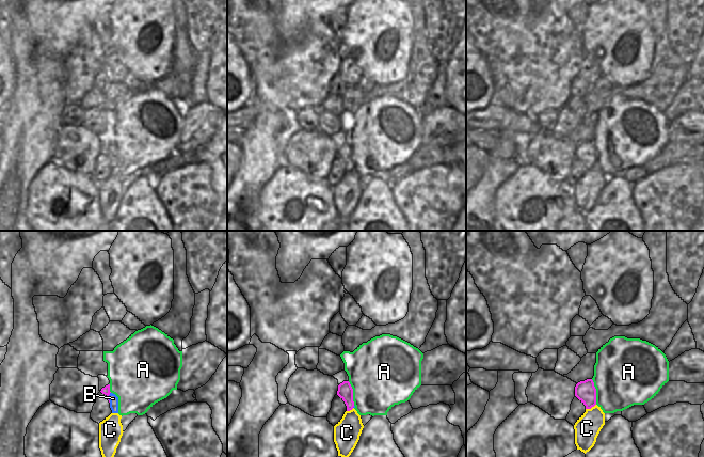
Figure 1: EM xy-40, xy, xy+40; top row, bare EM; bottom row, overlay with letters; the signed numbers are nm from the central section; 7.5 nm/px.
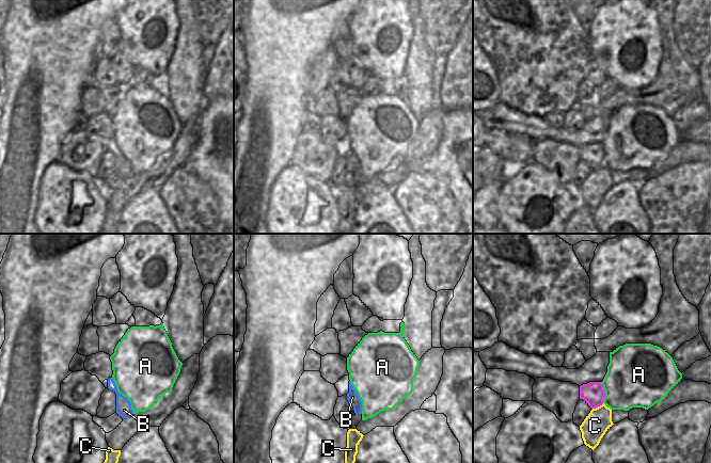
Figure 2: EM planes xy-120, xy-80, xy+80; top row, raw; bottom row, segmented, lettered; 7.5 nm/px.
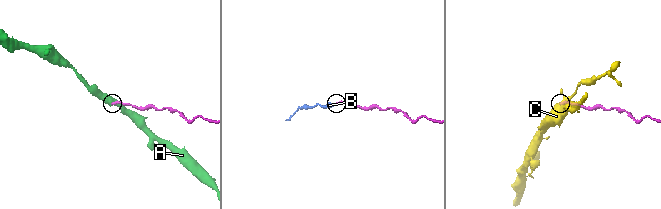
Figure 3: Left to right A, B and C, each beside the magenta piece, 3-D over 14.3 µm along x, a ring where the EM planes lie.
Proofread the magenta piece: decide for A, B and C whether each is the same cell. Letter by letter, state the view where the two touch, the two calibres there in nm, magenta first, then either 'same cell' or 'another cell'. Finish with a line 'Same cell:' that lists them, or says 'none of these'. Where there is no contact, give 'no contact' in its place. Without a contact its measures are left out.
A: contact in xy+40; calibres 160 and 460 nm; another cell
B: contact in xy-40; calibres 60 and 70 nm; same cell
C: contact in xy+40; calibres 160 and 190 nm; another cell
Same cell: B

